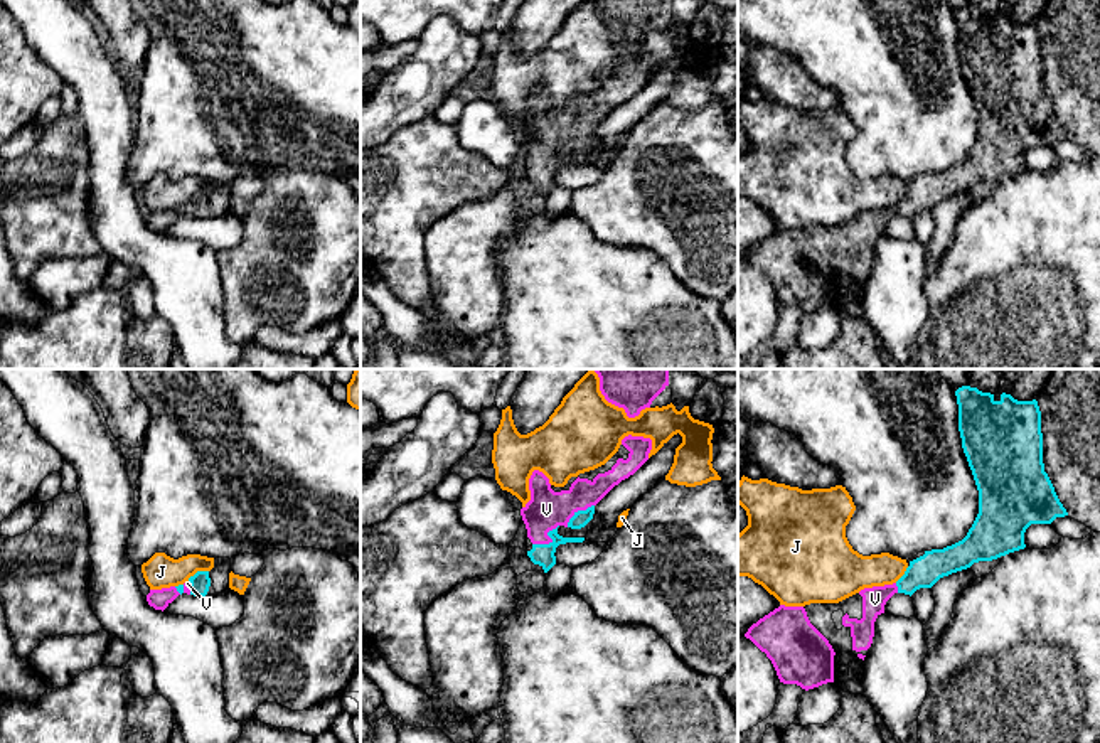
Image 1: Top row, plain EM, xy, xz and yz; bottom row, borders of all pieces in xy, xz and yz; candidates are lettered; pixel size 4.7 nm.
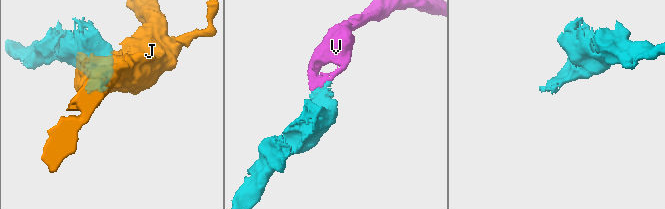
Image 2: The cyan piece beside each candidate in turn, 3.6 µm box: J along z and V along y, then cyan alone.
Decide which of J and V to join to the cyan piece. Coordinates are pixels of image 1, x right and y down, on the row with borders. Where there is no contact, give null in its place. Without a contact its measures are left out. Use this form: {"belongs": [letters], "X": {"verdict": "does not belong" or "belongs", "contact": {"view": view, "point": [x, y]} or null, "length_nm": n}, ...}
{"belongs": ["V"], "J": {"verdict": "does not belong", "contact": {"view": "xy", "point": [197, 571]}, "length_nm": 120}, "V": {"verdict": "belongs", "contact": {"view": "xz", "point": [550, 543]}, "length_nm": 160}}

